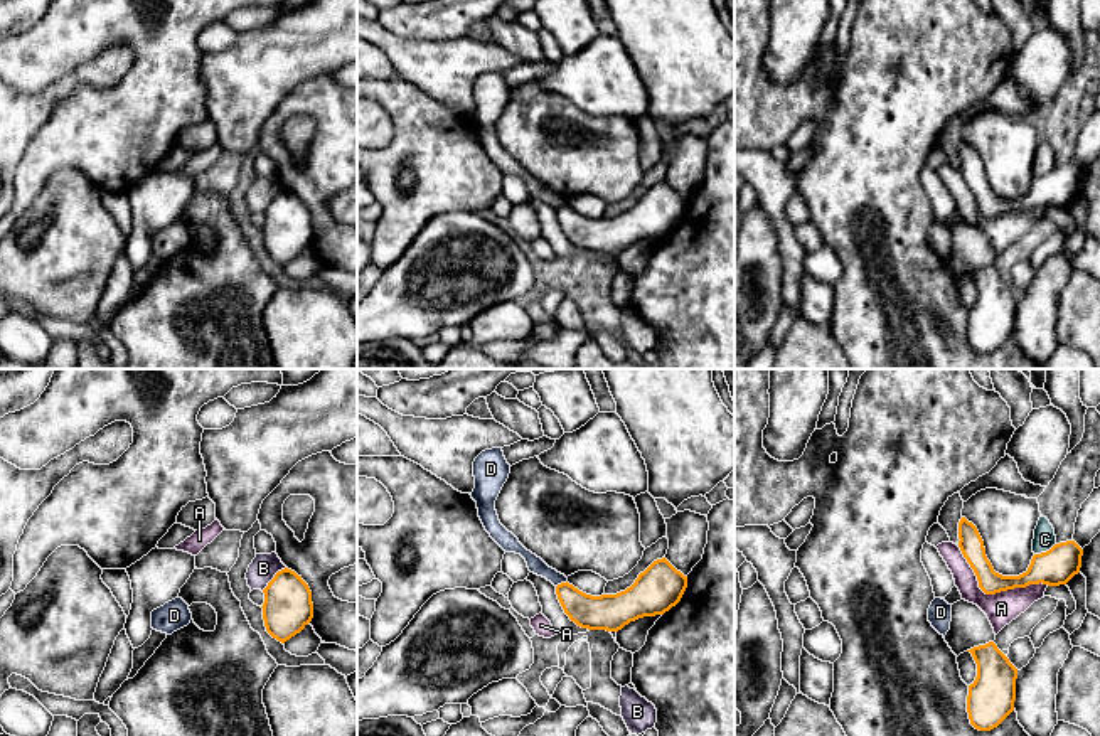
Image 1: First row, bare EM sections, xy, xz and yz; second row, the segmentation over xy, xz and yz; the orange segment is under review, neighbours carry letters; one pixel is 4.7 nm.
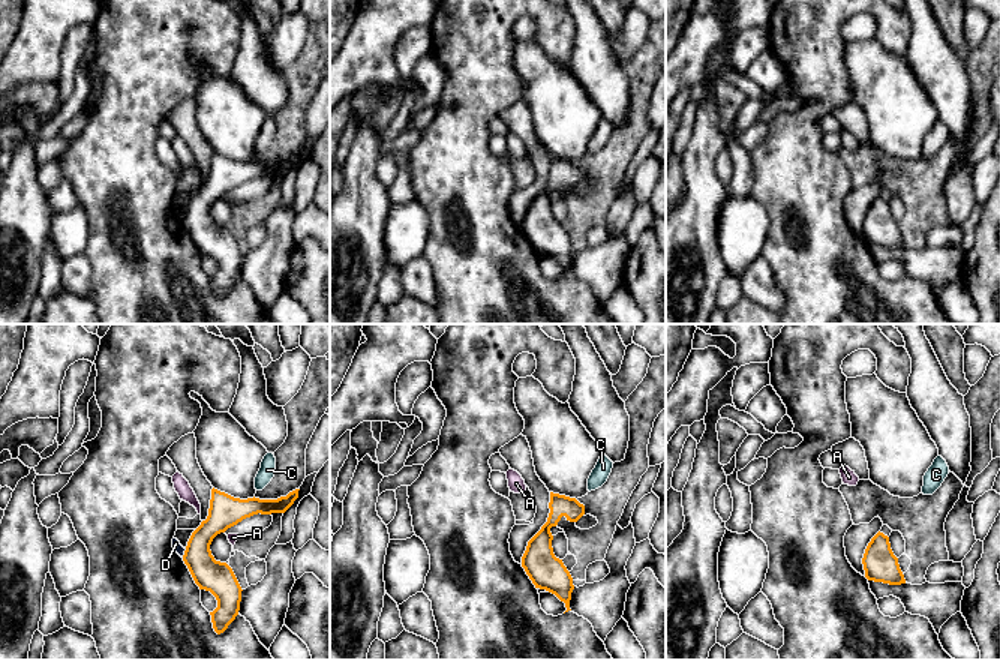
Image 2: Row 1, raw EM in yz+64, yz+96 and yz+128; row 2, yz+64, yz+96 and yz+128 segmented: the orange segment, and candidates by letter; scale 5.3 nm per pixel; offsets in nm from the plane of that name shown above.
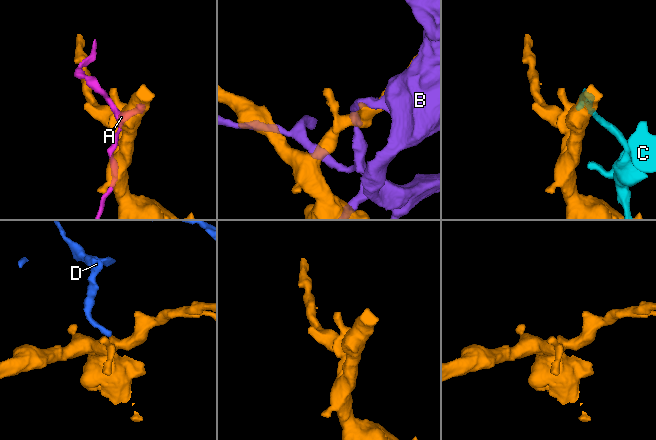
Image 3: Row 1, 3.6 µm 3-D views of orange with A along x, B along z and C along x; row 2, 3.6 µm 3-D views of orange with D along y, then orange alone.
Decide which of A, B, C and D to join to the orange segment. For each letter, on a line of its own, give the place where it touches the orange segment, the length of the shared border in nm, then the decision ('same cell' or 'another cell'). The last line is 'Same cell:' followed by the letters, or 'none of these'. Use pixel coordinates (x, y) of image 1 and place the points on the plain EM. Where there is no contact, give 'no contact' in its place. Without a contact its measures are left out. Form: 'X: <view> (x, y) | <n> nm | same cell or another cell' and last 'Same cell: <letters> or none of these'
A: yz (994, 216) | 480 nm | another cell
B: xy (273, 201) | 170 nm | another cell
C: yz (1046, 174) | 120 nm | another cell
D: xz (561, 206) | 70 nm | another cell
Same cell: none of these

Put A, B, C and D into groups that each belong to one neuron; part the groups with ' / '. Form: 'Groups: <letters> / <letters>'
Groups: A / B / C / D

